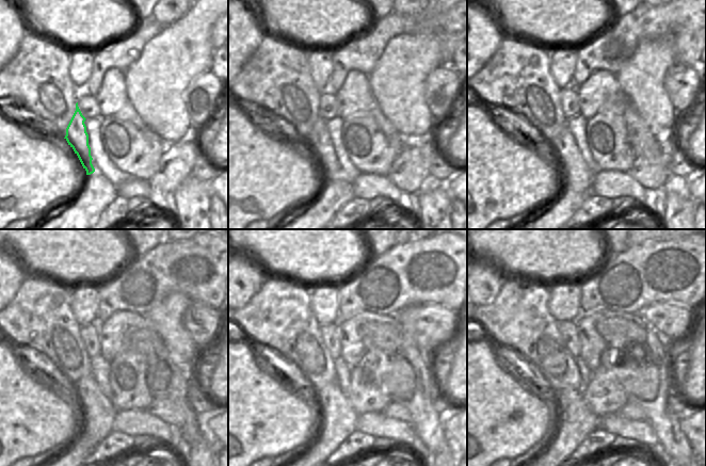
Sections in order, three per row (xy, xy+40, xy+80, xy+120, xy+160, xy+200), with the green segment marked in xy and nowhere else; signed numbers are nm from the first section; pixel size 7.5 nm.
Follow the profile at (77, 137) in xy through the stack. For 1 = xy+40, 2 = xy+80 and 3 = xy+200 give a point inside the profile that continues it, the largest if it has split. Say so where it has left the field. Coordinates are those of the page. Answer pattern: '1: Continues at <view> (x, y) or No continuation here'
1: Continues at xy+40 (319, 140)
2: Continues at xy+80 (576, 176)
3: Continues at xy+200 (584, 421)

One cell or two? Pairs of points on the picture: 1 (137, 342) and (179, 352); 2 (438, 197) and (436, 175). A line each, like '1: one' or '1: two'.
1: two
2: two

